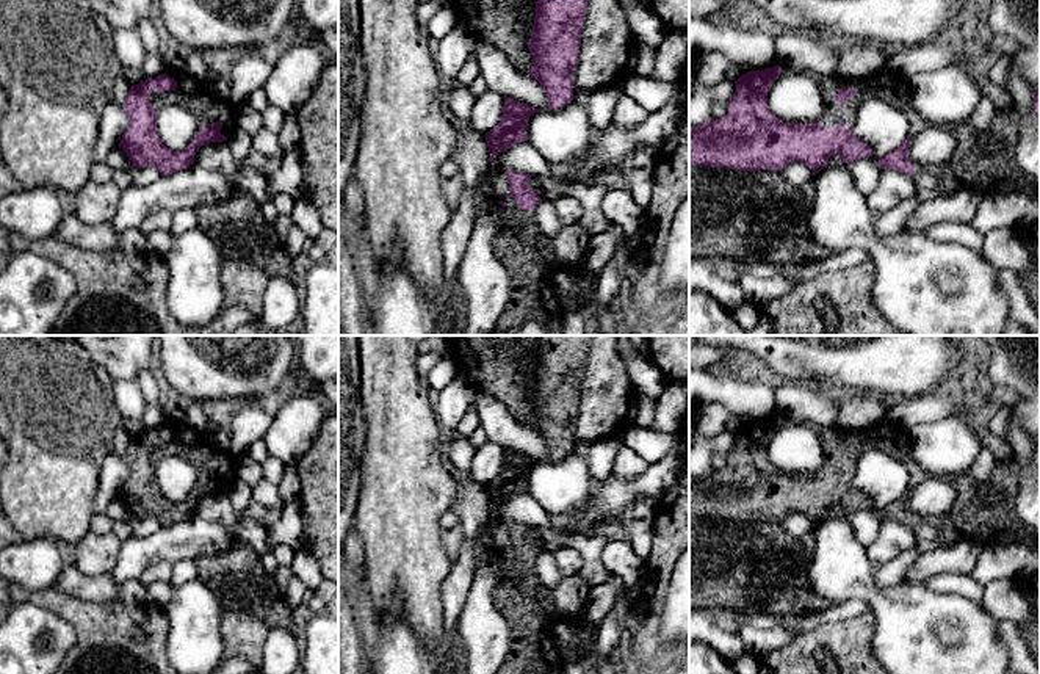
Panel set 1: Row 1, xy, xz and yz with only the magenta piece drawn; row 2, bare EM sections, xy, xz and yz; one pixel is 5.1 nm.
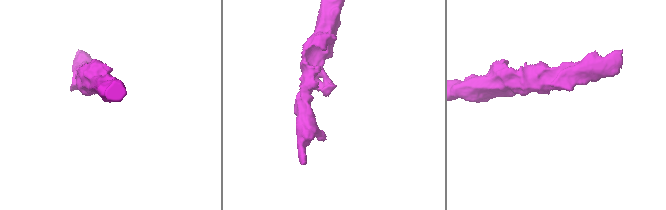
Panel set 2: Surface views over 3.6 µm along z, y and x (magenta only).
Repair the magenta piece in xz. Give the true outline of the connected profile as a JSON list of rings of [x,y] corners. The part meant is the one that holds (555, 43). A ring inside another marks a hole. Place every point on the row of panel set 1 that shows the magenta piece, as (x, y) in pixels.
[[[537,0],[528,49],[534,77],[548,96],[548,108],[558,110],[573,100],[572,74],[578,64],[581,30],[587,0]]]

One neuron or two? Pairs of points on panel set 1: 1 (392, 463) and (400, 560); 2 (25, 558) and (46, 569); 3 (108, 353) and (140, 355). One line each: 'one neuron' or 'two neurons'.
1: one neuron
2: one neuron
3: one neuron

